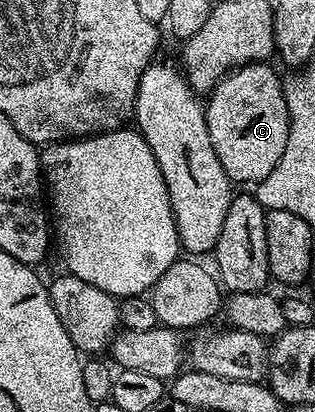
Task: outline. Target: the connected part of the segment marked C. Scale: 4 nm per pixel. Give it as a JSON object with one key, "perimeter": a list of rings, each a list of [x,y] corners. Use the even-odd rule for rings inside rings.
{"perimeter":[[[252,62],[250,66],[239,66],[221,79],[219,85],[208,95],[204,108],[207,132],[211,136],[211,148],[215,148],[215,156],[219,156],[219,164],[223,164],[223,172],[227,172],[230,183],[256,184],[271,176],[271,168],[279,164],[283,148],[287,148],[289,135],[289,109],[285,99],[283,78],[280,78],[265,62]]]}

